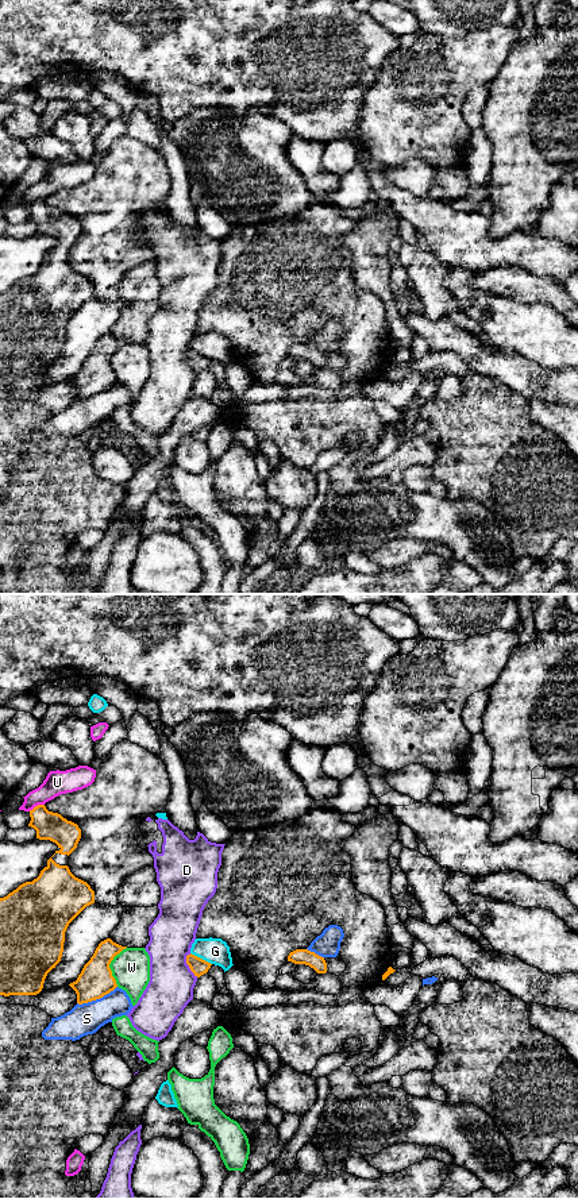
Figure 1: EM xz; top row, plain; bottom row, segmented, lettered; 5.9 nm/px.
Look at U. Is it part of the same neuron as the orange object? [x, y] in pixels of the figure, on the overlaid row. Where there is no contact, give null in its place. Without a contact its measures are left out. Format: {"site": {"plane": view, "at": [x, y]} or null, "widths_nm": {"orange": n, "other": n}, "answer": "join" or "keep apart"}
{"site": {"plane": "xz", "at": [35, 806]}, "widths_nm": {"orange": 170, "other": 140}, "answer": "keep apart"}

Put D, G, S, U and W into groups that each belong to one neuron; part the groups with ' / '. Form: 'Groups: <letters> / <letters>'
Groups: D / G / S / U / W

